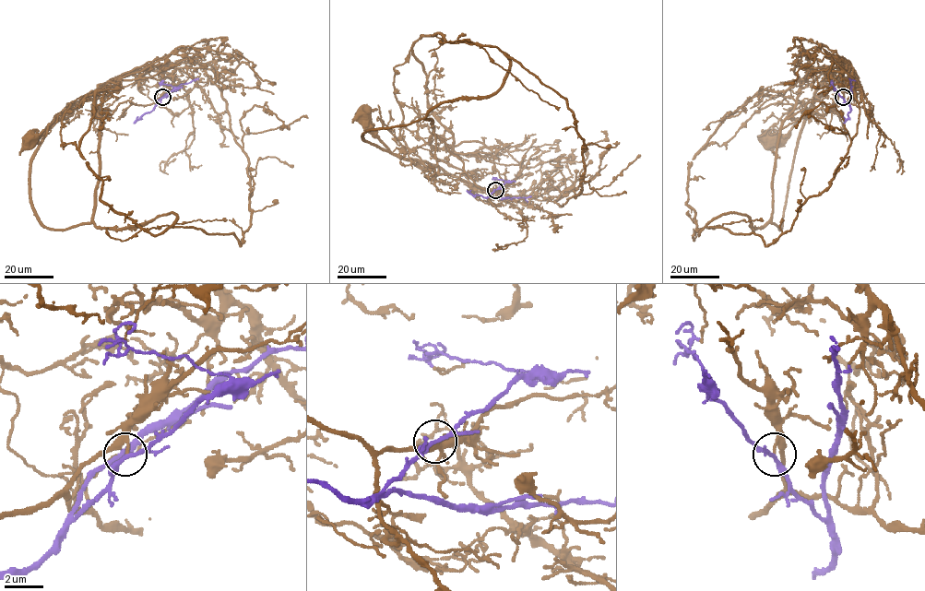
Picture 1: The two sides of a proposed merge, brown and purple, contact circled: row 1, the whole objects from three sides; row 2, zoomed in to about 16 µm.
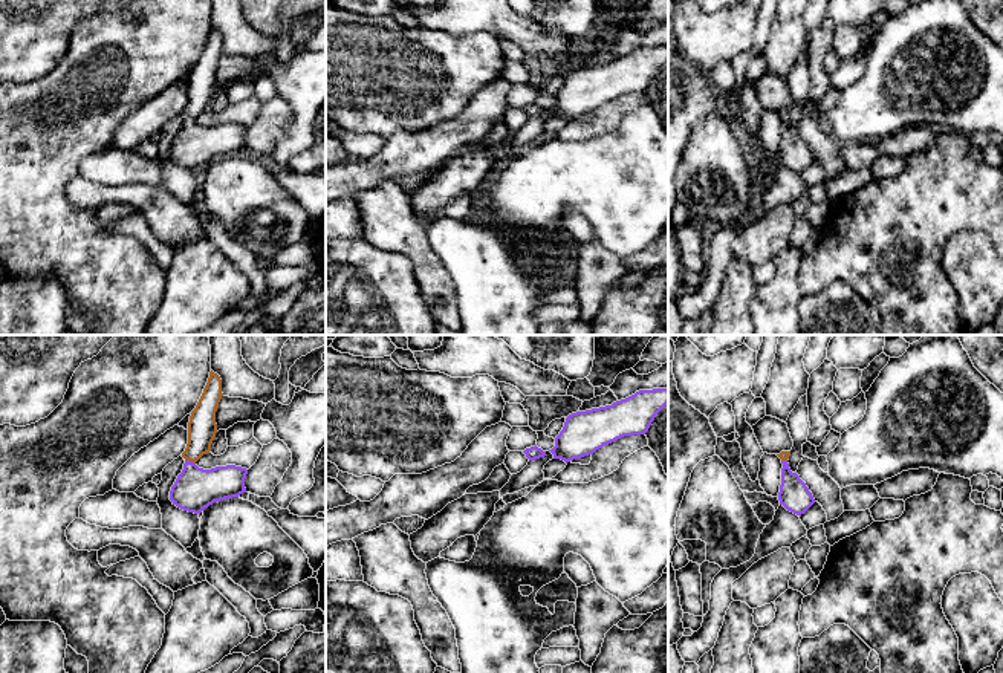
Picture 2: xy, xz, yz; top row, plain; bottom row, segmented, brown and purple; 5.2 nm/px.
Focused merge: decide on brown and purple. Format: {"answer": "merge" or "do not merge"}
{"answer": "do not merge"}

